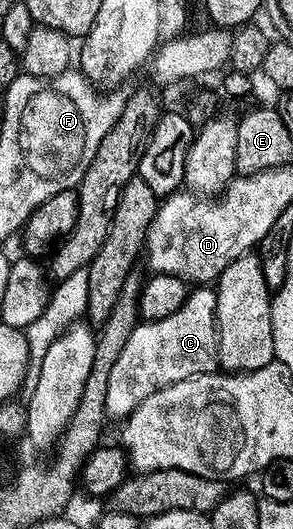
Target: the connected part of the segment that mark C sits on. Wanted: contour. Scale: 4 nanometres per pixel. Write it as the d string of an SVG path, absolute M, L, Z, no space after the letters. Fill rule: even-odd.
M191 289L186 303L172 316L136 326L109 377L106 412L111 419L125 420L152 392L188 376L209 374L218 366L218 325L214 315L218 296L208 289Z

